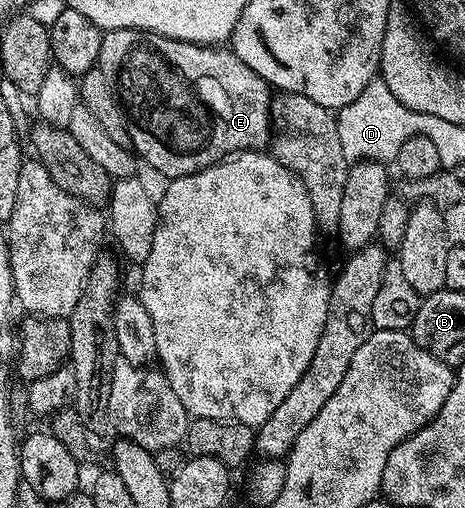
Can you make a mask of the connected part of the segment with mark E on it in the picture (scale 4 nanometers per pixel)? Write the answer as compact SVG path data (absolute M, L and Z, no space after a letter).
M112 29L103 34L96 66L108 81L112 81L124 112L124 131L130 134L128 143L135 156L145 166L147 163L152 170L166 175L167 180L191 175L240 151L265 148L271 142L272 88L256 72L248 69L233 49L176 41L154 31Z

